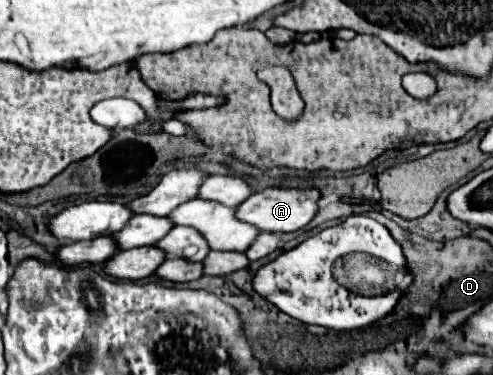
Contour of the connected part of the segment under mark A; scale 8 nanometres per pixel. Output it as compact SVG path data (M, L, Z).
M266 188L252 194L236 208L236 218L248 222L260 232L296 232L304 228L318 212L318 190L286 190L286 188Z

